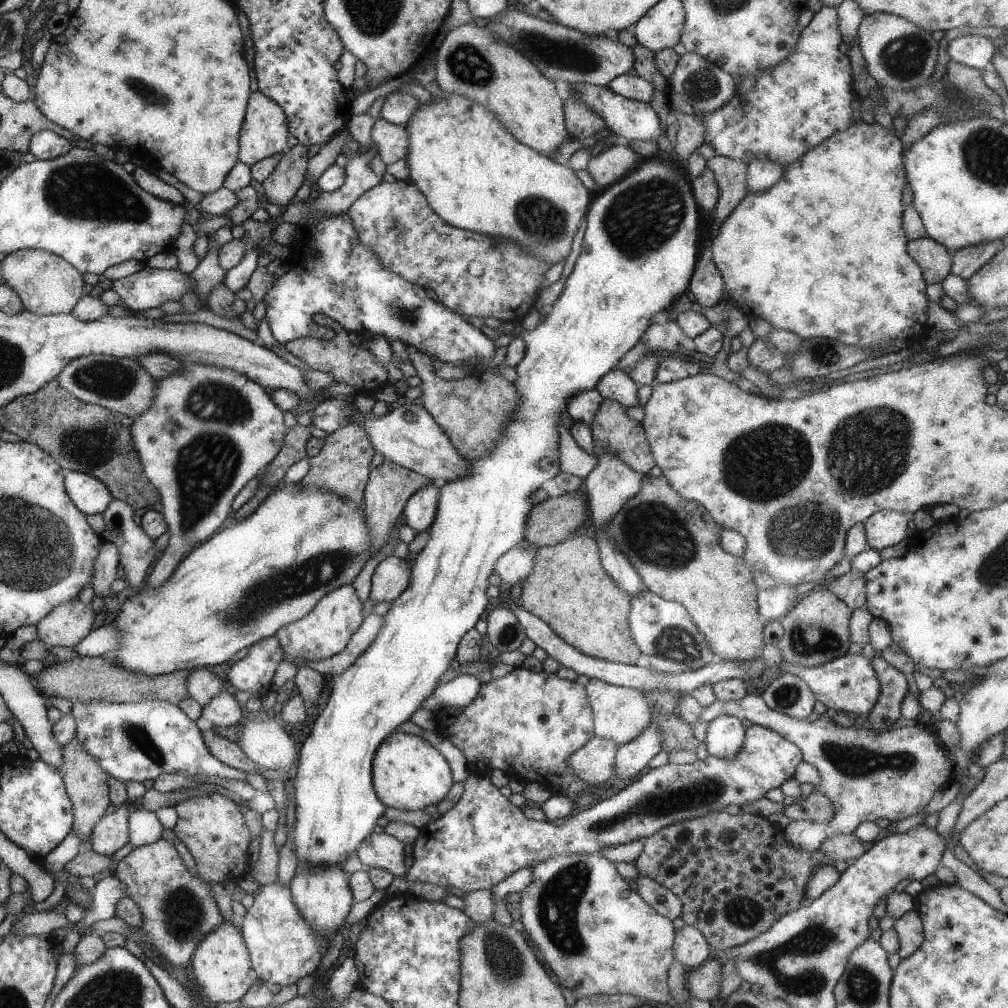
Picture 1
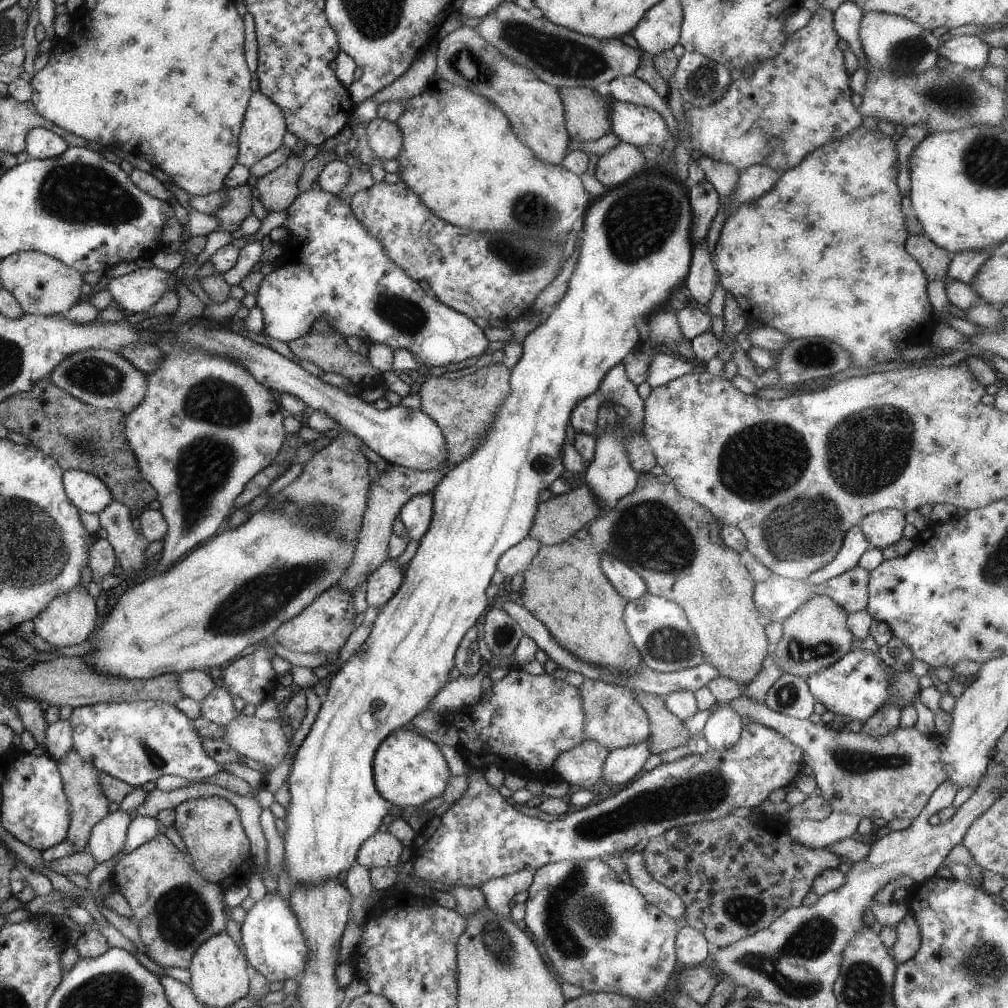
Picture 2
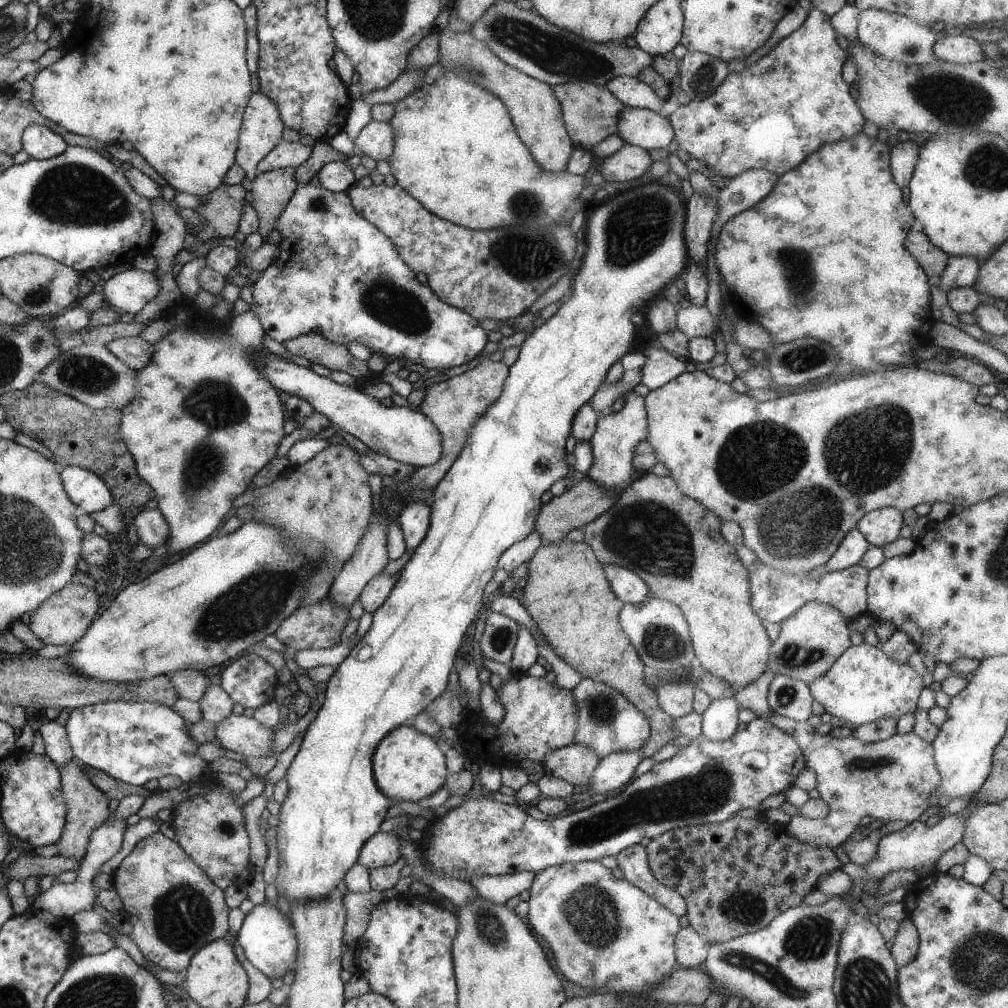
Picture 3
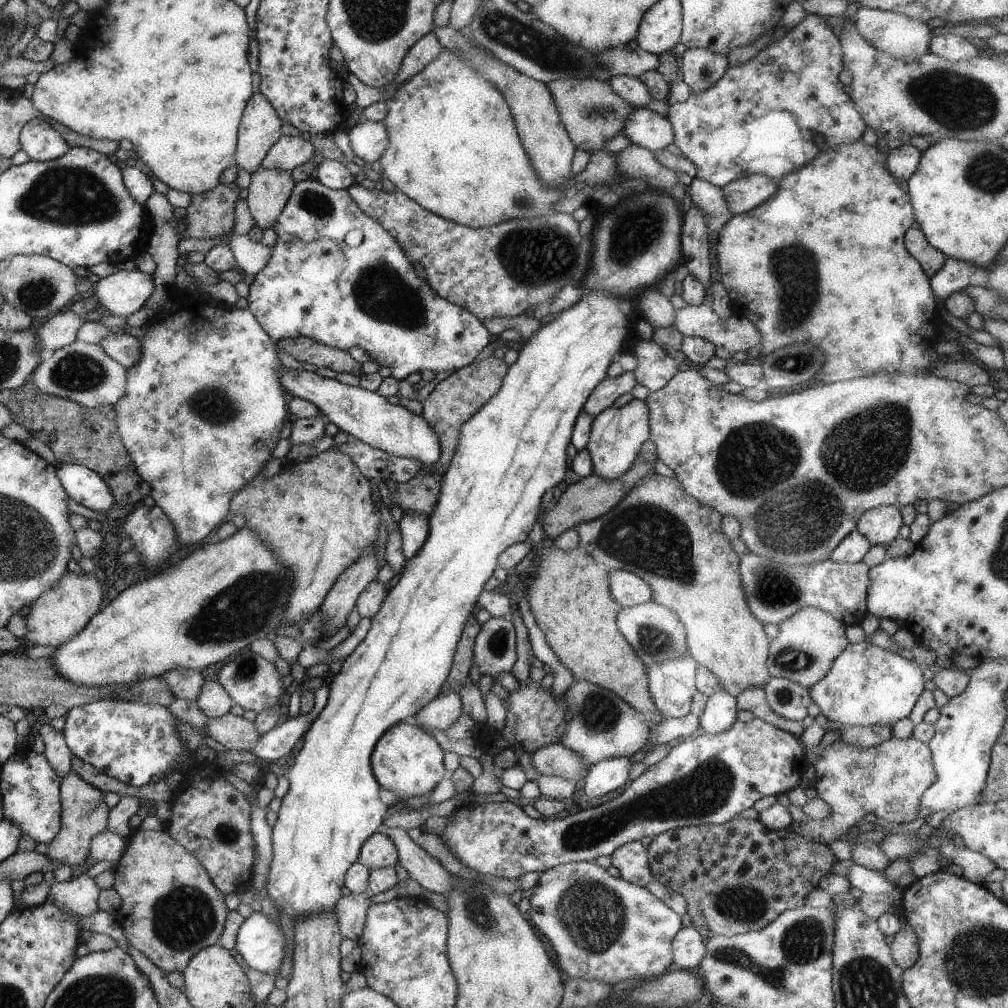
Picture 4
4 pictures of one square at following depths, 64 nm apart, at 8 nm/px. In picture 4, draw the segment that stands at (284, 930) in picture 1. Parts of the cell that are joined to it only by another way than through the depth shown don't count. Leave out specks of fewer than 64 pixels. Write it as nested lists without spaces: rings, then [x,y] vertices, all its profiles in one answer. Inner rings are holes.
[[[253,912],[237,930],[235,950],[249,968],[273,974],[283,956],[281,930],[261,912]]]

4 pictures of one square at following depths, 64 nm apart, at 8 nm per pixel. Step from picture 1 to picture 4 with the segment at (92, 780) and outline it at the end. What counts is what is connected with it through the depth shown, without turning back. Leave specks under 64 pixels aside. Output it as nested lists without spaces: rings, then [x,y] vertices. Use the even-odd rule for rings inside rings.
[[[69,772],[61,780],[61,830],[47,844],[45,852],[49,862],[57,862],[59,866],[67,868],[73,868],[77,864],[81,866],[87,860],[87,854],[91,854],[89,842],[93,842],[97,834],[105,832],[105,818],[107,818],[107,806],[103,804],[101,792],[95,786],[87,784],[75,772]]]

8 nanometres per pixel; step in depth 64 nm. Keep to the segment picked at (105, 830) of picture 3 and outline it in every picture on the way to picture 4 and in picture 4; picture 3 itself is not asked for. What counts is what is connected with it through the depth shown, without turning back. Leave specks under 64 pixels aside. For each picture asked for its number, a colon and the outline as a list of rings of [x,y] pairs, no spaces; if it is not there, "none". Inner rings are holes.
4: [[[103,832],[103,834],[97,834],[93,838],[93,842],[91,842],[91,858],[89,860],[91,862],[103,862],[105,860],[105,862],[113,864],[111,870],[105,870],[105,872],[101,872],[99,876],[93,878],[93,882],[101,890],[107,890],[107,888],[113,886],[113,882],[115,882],[113,868],[119,862],[119,858],[123,856],[125,848],[127,848],[127,840],[117,836],[117,834],[111,834],[111,832]]]

